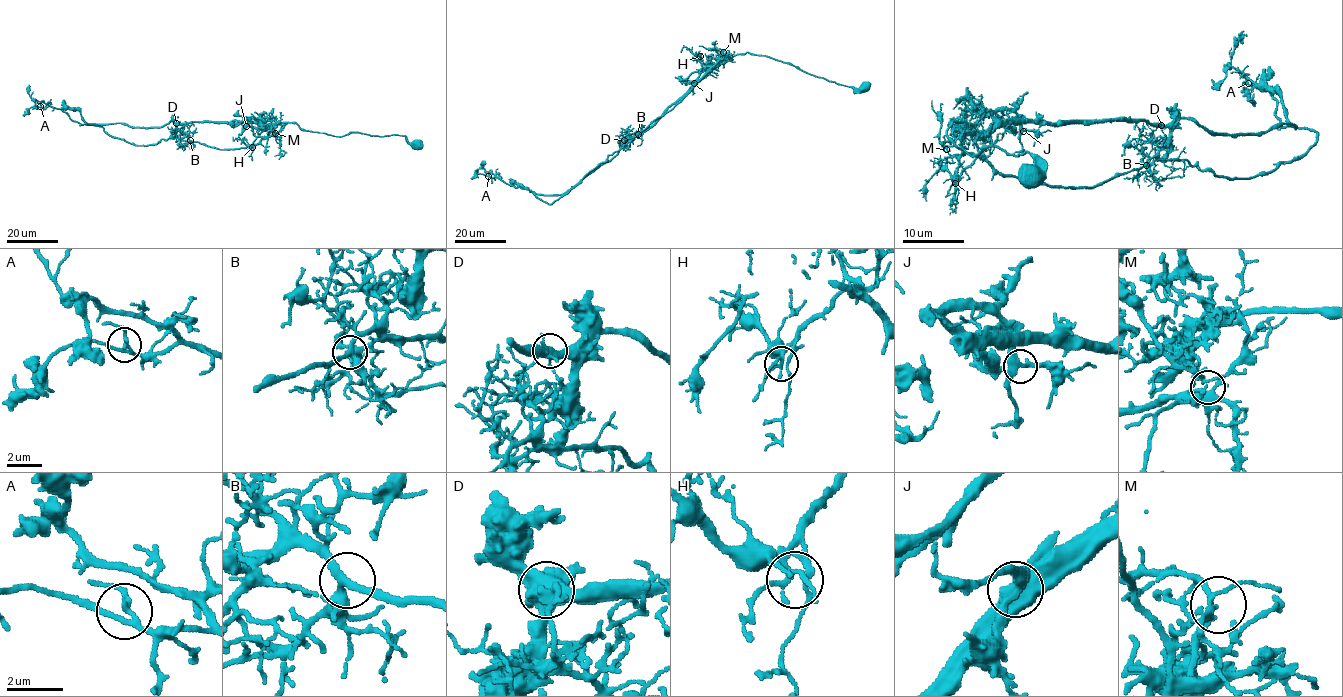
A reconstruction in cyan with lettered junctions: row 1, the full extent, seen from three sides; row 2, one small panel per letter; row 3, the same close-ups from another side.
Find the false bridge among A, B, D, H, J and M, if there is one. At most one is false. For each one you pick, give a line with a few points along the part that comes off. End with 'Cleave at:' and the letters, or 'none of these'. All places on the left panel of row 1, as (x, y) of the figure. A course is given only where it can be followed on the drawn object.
D: foreign part runs (176, 123), (183, 137), (138, 146), (112, 137), (101, 126), (73, 121), (60, 109), (32, 99), (28, 85)
Cleave at: D

